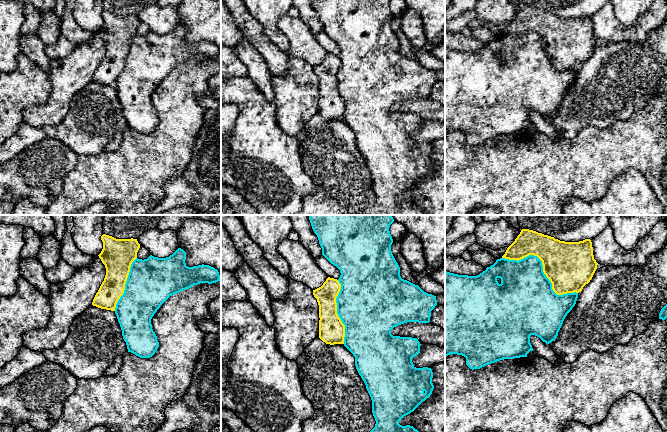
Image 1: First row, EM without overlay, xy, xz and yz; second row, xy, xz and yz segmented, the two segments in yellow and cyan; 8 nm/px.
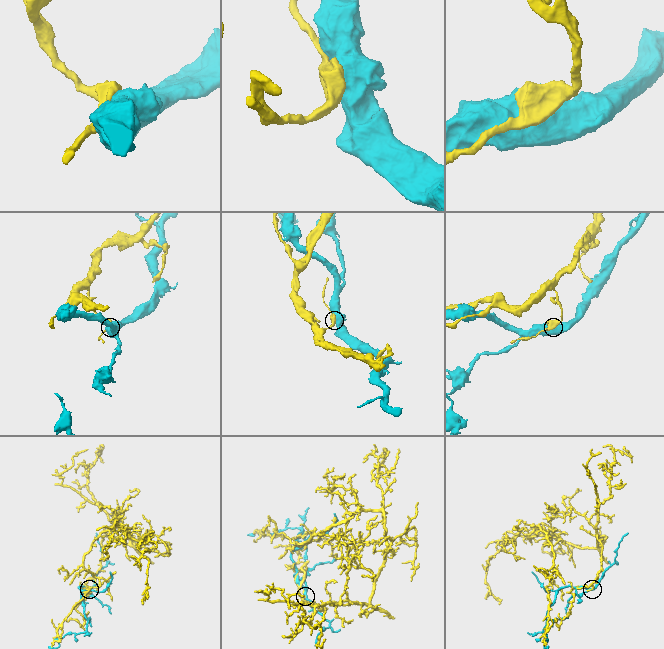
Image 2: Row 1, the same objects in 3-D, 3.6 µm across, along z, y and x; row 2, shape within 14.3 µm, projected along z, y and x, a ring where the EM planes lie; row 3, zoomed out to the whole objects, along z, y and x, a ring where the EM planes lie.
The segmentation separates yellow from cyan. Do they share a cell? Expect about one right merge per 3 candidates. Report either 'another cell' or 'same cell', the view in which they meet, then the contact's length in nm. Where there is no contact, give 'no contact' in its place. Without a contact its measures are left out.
another cell | yz | 650 nm

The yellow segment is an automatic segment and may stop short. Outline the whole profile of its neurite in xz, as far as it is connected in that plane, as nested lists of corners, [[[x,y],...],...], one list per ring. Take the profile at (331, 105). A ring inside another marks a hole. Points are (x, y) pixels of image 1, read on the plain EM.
[[[328,53],[323,61],[313,66],[319,81],[319,114],[326,120],[344,120],[345,101],[337,90],[336,74],[341,66],[337,55]]]

